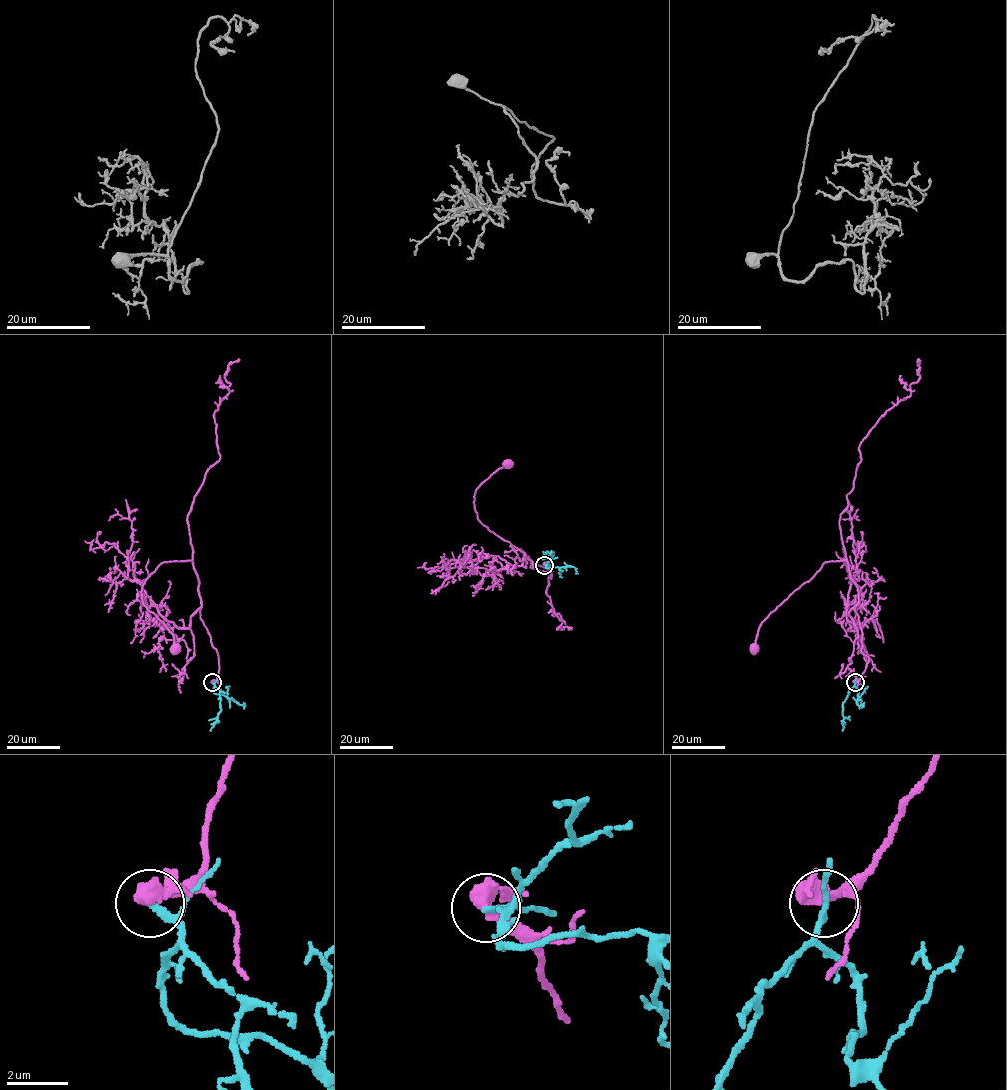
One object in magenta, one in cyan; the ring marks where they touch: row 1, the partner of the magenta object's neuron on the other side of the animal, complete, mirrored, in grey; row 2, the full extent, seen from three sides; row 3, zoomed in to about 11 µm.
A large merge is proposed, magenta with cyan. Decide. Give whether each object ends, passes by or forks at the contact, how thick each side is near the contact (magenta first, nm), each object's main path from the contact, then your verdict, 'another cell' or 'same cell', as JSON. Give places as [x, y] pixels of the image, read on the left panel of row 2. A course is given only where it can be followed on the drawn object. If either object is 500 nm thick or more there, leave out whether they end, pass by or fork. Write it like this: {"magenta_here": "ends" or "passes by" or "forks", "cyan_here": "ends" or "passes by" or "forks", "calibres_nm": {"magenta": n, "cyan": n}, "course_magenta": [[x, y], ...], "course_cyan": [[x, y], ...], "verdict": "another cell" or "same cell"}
{"magenta_here": "passes by", "cyan_here": "passes by", "calibres_nm": {"magenta": 480, "cyan": 140}, "course_magenta": [[212, 682], [218, 653], [200, 618], [192, 560], [163, 561], [141, 590], [143, 604], [177, 648]], "course_cyan": [[212, 682], [220, 691], [220, 711], [210, 731]], "verdict": "another cell"}

